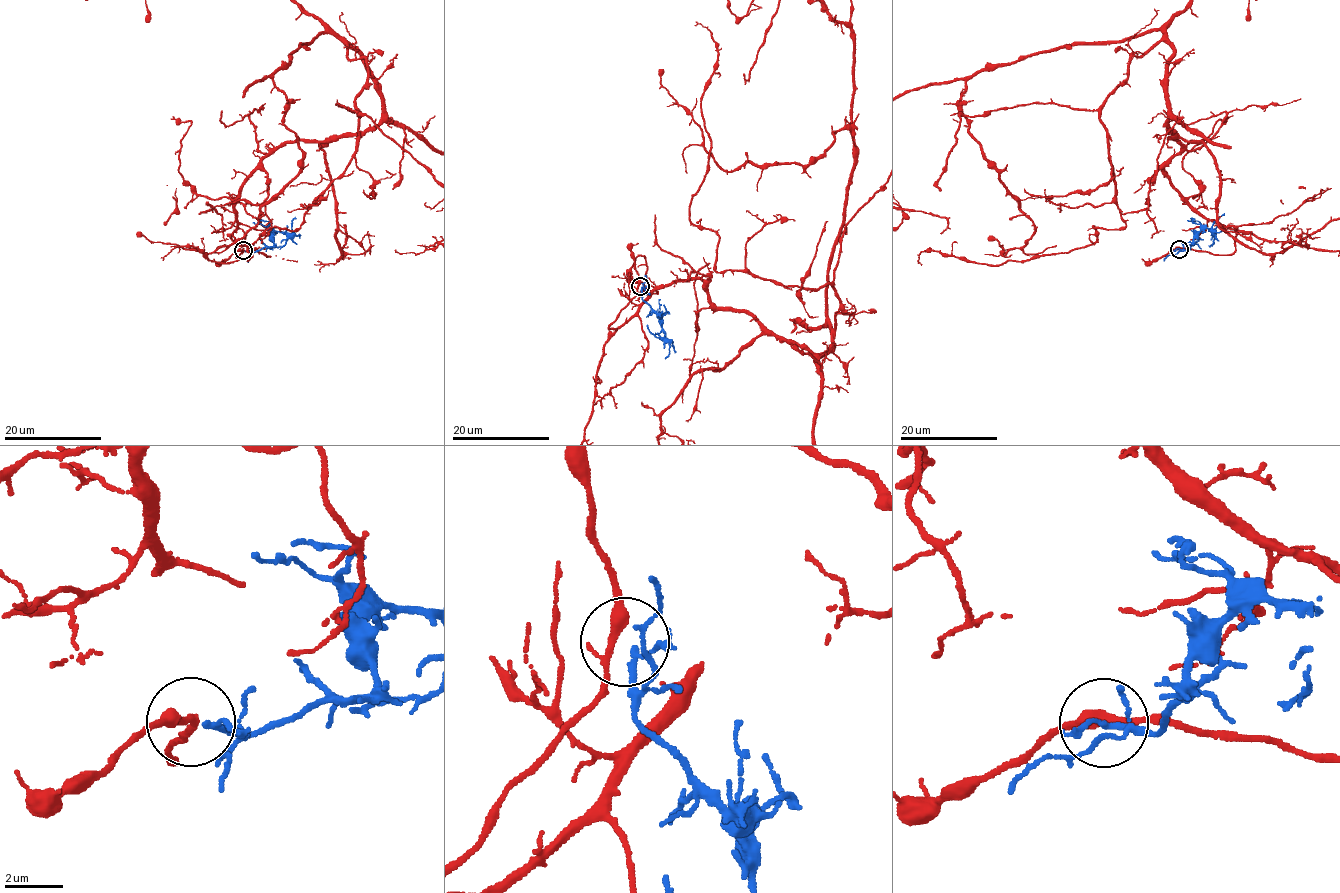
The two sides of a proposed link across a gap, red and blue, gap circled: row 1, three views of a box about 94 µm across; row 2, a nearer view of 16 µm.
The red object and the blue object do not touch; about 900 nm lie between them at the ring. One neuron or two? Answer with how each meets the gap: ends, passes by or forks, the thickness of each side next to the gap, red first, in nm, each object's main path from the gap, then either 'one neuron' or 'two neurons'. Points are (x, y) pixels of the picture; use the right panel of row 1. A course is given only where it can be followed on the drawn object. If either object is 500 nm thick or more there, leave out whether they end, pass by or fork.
red forks there; blue passes by; 280 nm thick on the red side, 150 nm on the other; red runs (1179, 249), (1234, 250), (1162, 169), (1180, 144), (1166, 29); blue runs (1178, 249), (1189, 251), (1195, 235), (1209, 228), (1214, 240), (1209, 246); two neurons

